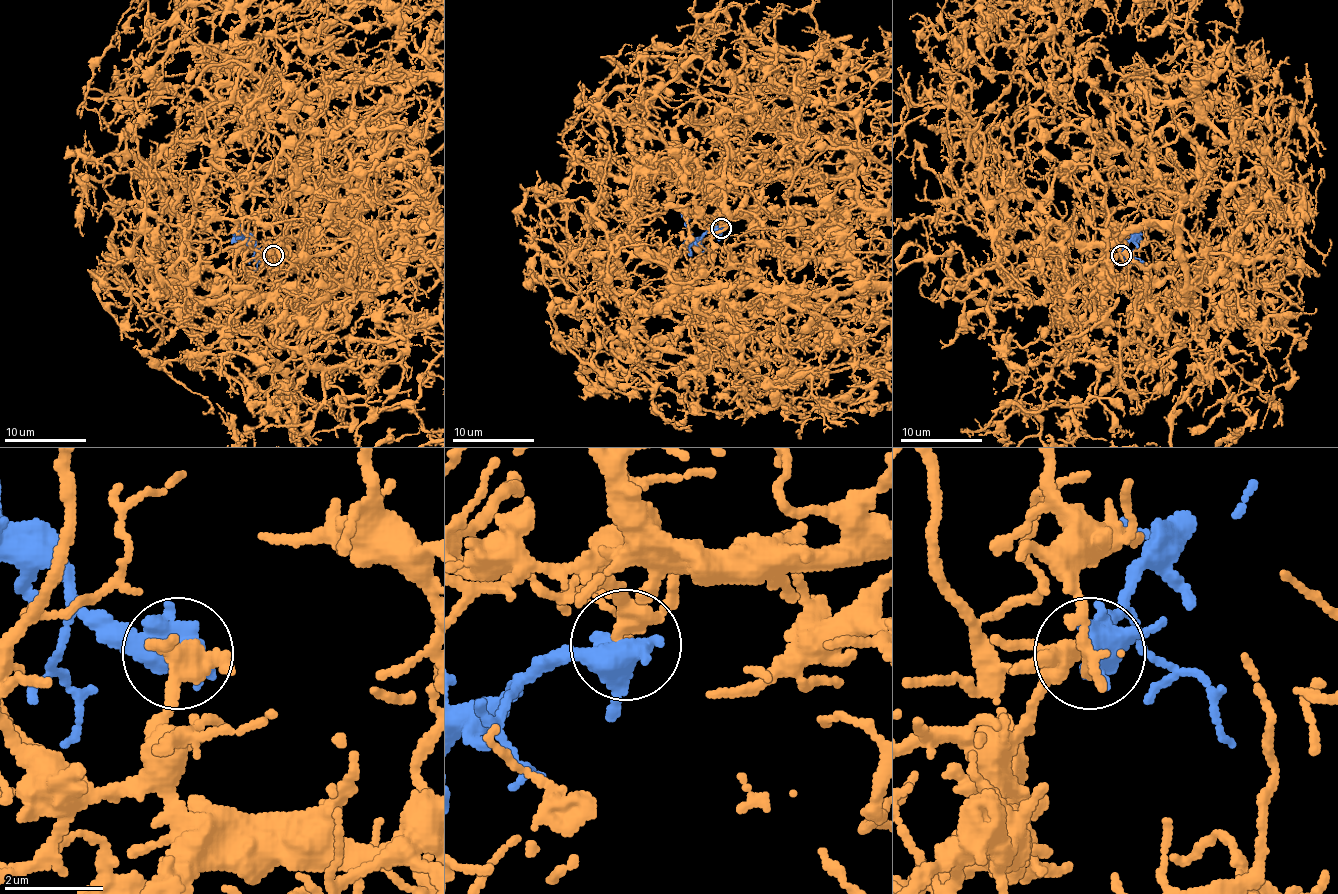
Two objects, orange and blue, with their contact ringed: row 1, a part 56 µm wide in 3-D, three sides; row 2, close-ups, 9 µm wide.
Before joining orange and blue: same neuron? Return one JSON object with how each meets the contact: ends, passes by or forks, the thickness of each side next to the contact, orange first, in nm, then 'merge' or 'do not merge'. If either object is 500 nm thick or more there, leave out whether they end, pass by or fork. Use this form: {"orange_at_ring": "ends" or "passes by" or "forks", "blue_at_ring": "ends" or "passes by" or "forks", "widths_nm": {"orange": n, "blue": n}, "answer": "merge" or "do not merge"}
{"widths_nm": {"orange": 300, "blue": 550}, "answer": "merge"}

